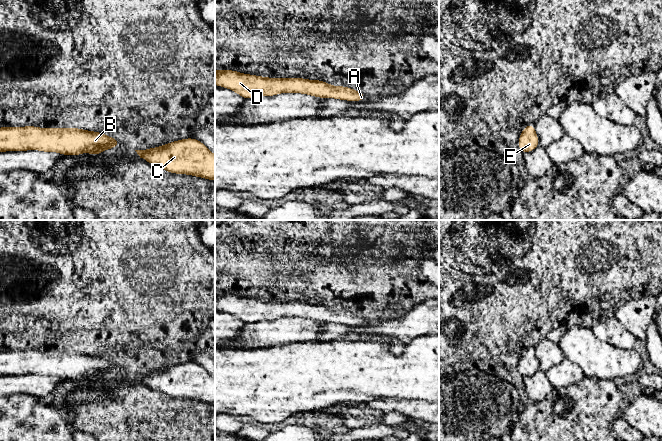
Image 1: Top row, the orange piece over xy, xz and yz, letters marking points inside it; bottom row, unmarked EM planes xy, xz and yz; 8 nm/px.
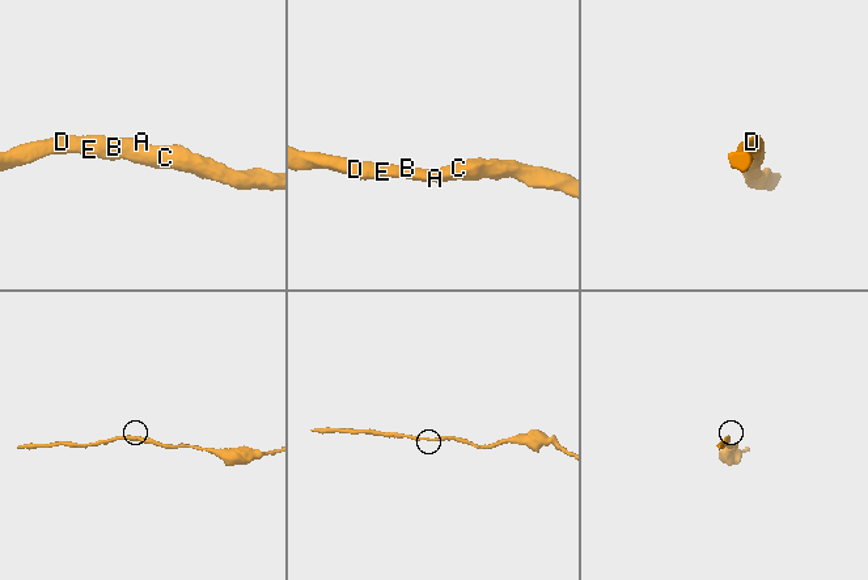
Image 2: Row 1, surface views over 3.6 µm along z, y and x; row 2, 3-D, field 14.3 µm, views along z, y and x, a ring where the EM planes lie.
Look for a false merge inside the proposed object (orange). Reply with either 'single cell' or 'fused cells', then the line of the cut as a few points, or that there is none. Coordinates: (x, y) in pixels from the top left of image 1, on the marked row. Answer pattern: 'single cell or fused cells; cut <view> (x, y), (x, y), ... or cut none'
single cell; cut none

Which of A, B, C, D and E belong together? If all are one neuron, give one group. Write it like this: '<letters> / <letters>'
A B C D E

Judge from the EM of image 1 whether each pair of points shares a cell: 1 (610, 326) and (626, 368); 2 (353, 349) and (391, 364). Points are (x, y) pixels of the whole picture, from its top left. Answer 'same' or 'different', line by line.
1: different
2: same

